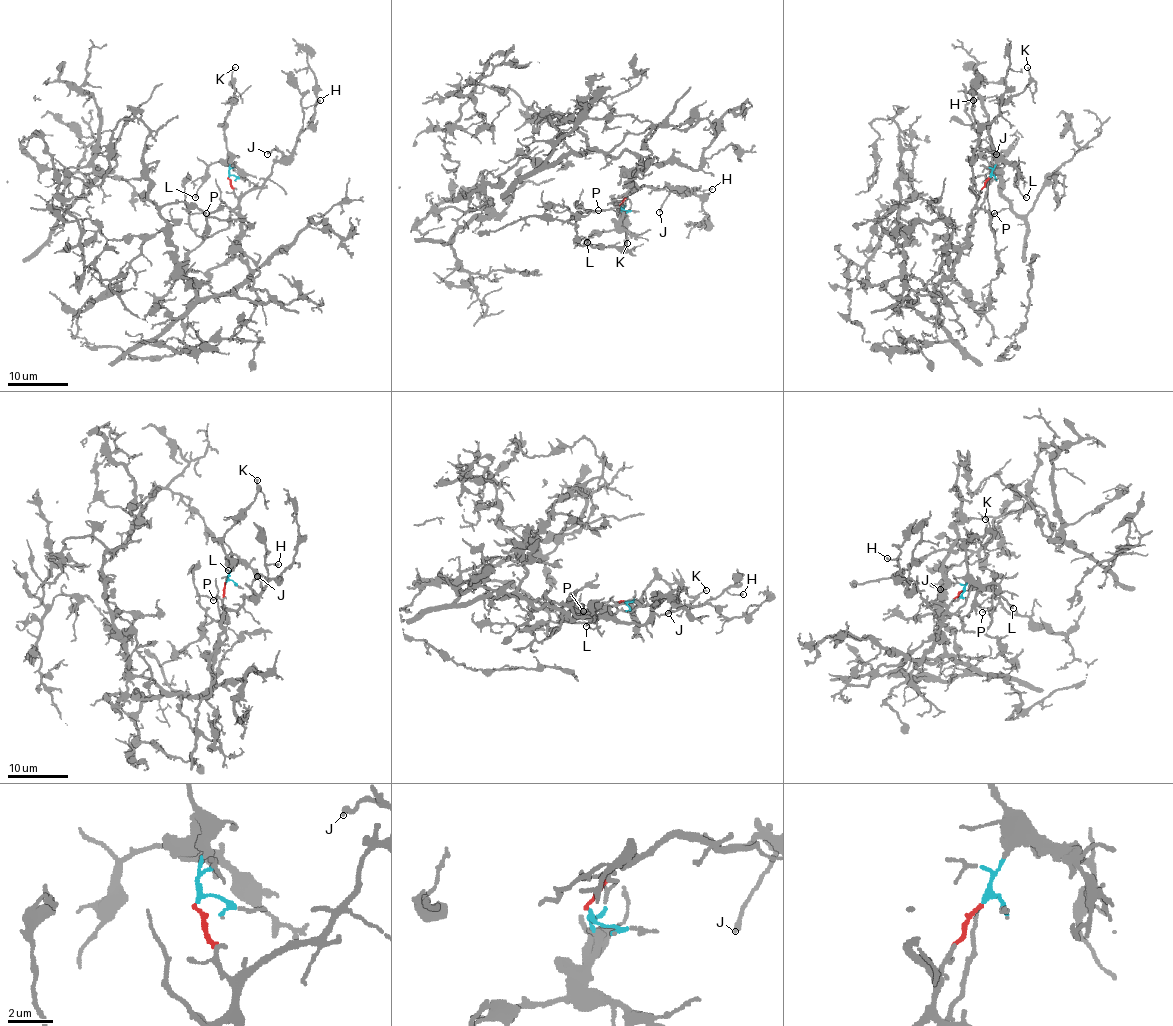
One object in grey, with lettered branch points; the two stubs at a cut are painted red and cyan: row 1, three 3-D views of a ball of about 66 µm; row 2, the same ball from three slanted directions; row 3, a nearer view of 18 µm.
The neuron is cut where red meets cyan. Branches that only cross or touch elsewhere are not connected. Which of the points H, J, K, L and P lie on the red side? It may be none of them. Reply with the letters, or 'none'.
H, J, P

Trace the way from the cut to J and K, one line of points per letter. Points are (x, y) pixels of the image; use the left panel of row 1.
J: (228, 178), (237, 196), (258, 189), (282, 154), (275, 149), (267, 154)
K: (228, 177), (229, 151), (223, 136), (225, 118), (232, 105), (235, 68)

